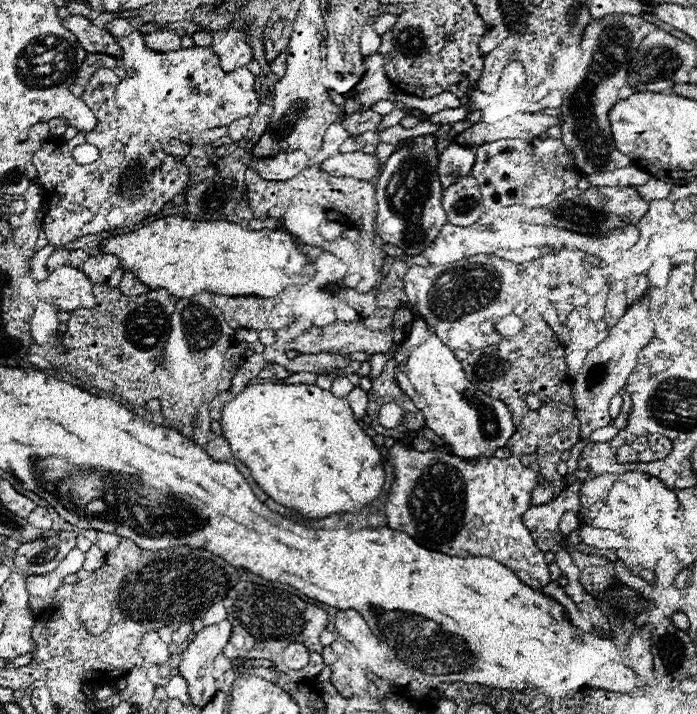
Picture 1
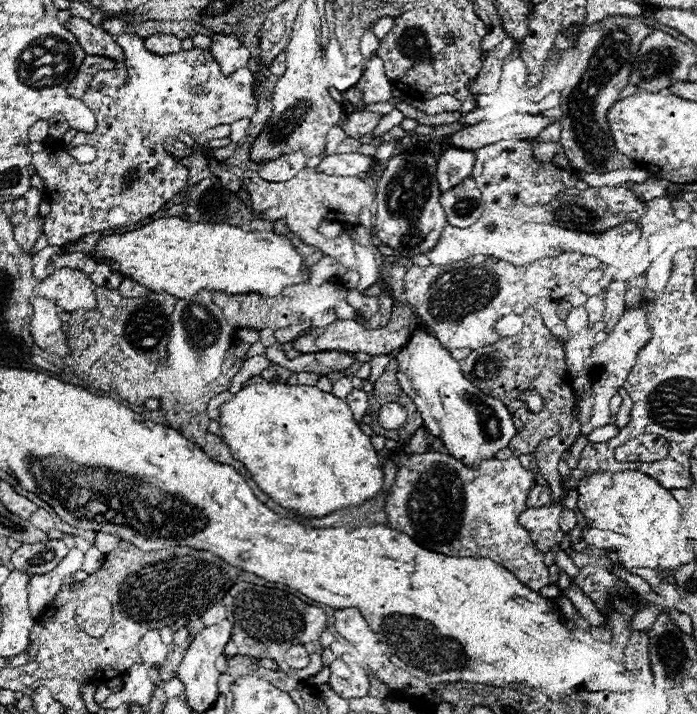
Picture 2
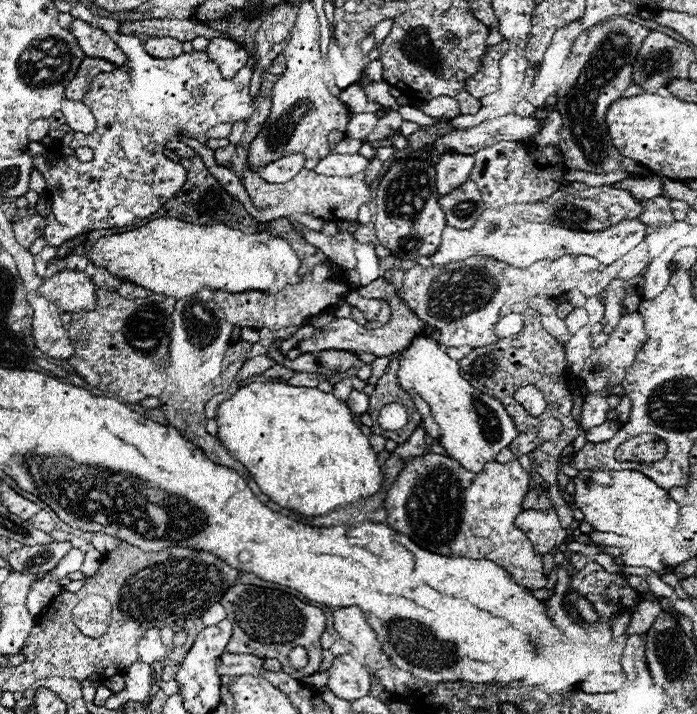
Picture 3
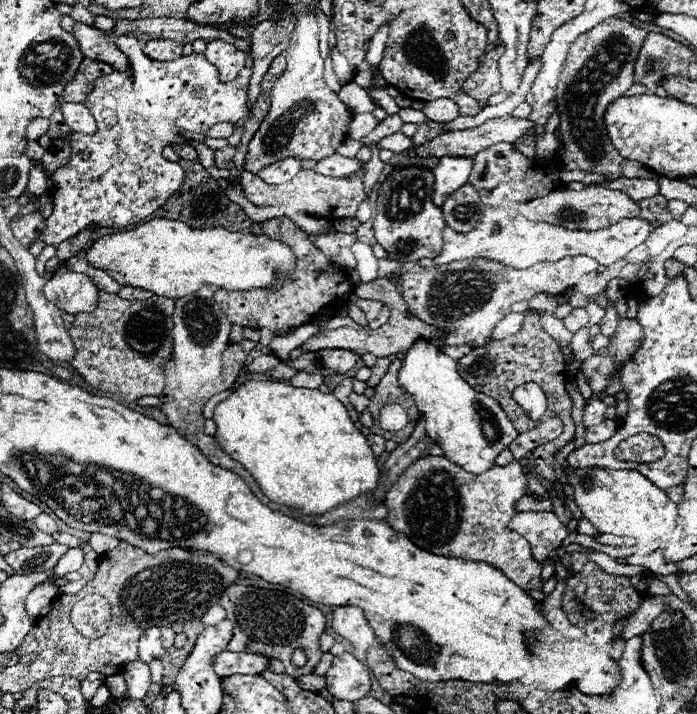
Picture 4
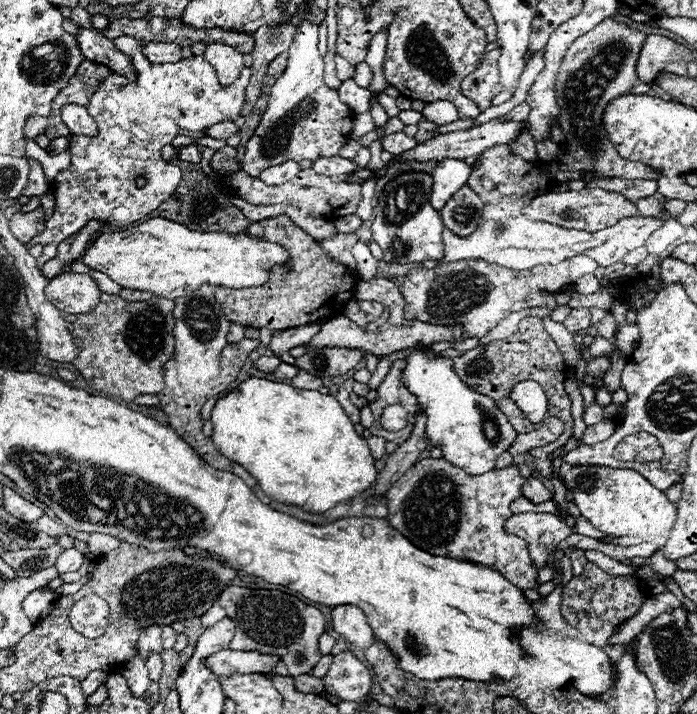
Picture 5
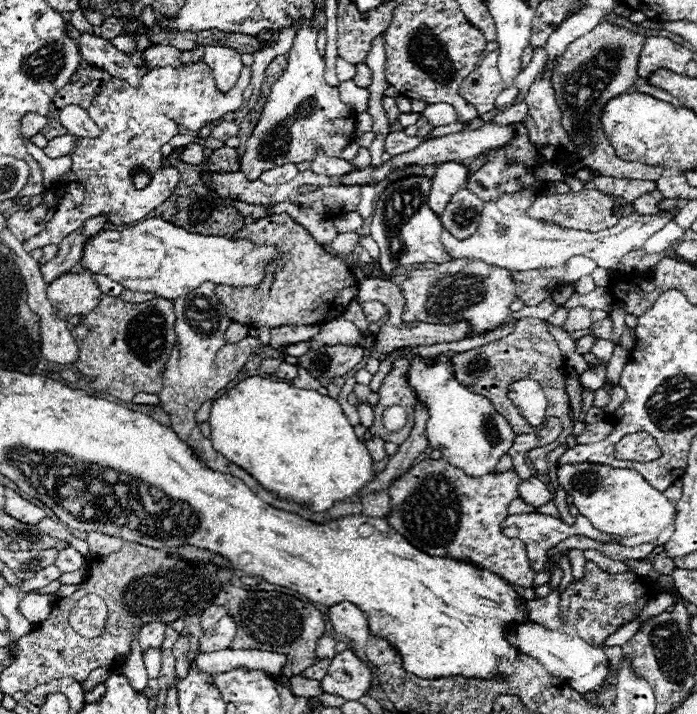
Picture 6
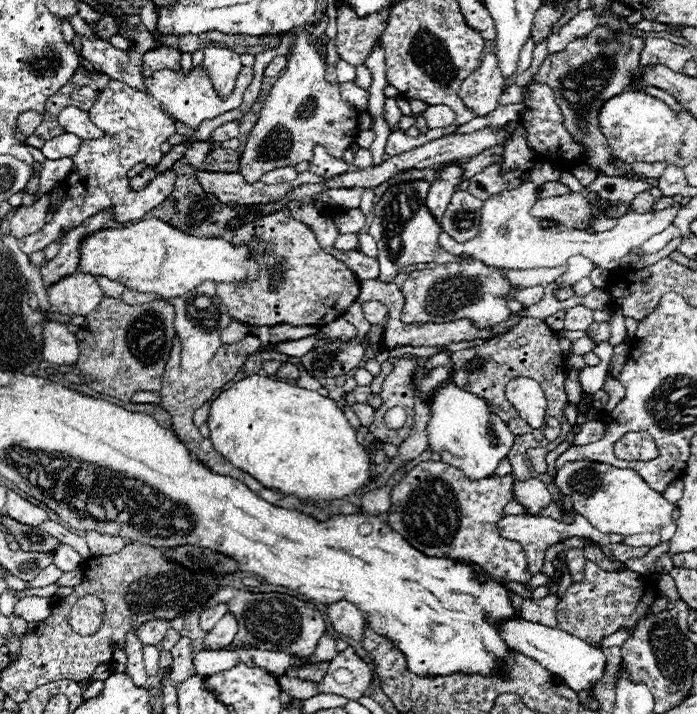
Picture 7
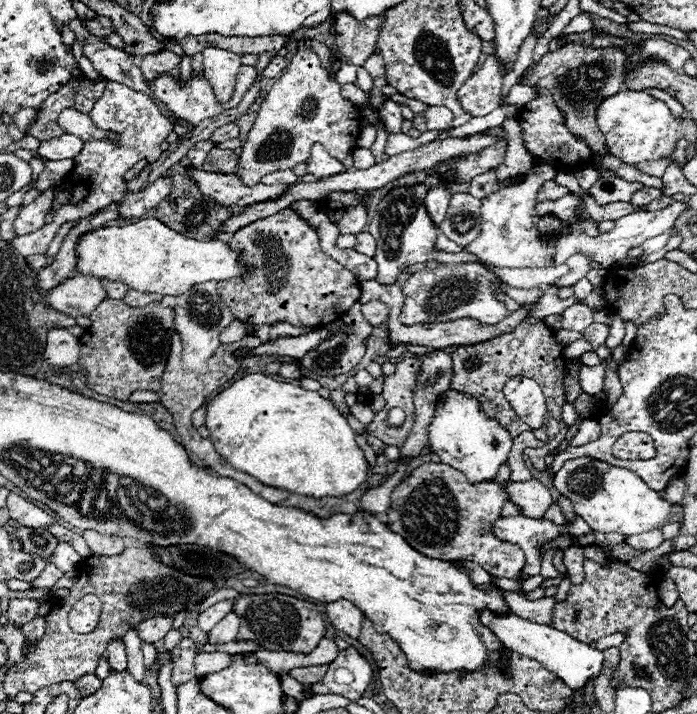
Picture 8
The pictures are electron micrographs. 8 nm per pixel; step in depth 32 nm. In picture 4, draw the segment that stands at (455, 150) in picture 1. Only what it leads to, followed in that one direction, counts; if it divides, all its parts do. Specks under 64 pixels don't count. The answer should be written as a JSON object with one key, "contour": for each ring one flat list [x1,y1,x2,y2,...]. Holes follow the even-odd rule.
{"contour":[[444,156,438,166,434,168,434,194,432,202,440,208,444,200,456,192,456,188,464,186,468,182,472,170,472,160,470,158,450,158]]}

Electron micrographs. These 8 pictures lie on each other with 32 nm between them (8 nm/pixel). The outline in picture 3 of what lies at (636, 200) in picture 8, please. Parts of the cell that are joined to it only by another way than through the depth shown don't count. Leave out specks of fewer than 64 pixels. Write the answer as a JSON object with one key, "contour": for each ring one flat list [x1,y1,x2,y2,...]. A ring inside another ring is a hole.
{"contour":[[656,196,656,198,650,198,650,200,642,200,642,214,640,214,640,220,648,226,648,234,674,222,674,214,668,206,668,198,664,196]]}

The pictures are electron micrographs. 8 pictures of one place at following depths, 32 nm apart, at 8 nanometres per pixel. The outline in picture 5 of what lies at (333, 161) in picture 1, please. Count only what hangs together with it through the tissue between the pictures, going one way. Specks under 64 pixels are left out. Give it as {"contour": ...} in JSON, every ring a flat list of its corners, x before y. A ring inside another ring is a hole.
{"contour":[[322,156,320,160,316,160,312,164,312,170,316,174,324,174,324,176,342,176,342,174,352,174,354,170,358,170,358,166,346,158,340,156]]}

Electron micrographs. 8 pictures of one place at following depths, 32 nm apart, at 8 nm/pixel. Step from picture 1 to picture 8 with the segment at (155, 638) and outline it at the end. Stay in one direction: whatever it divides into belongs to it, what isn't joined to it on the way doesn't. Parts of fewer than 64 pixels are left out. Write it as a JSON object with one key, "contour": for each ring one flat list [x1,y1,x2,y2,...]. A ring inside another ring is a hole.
{"contour":[[154,616,154,618,148,618,148,620,142,620,136,630,138,630,138,636,142,642,148,642,148,644,154,644,158,640,162,640,170,630,172,630,172,622,174,622,174,616]]}

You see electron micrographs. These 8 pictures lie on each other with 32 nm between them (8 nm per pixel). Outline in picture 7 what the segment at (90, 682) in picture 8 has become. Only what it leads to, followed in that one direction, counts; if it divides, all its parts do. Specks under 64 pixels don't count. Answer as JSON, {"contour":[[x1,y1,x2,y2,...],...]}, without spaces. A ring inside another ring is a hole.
{"contour":[[92,678,80,680,80,682,78,682,78,686,82,688,82,696,84,696,84,698,92,698,92,696,96,696,96,694,104,688,100,680,92,680]]}

